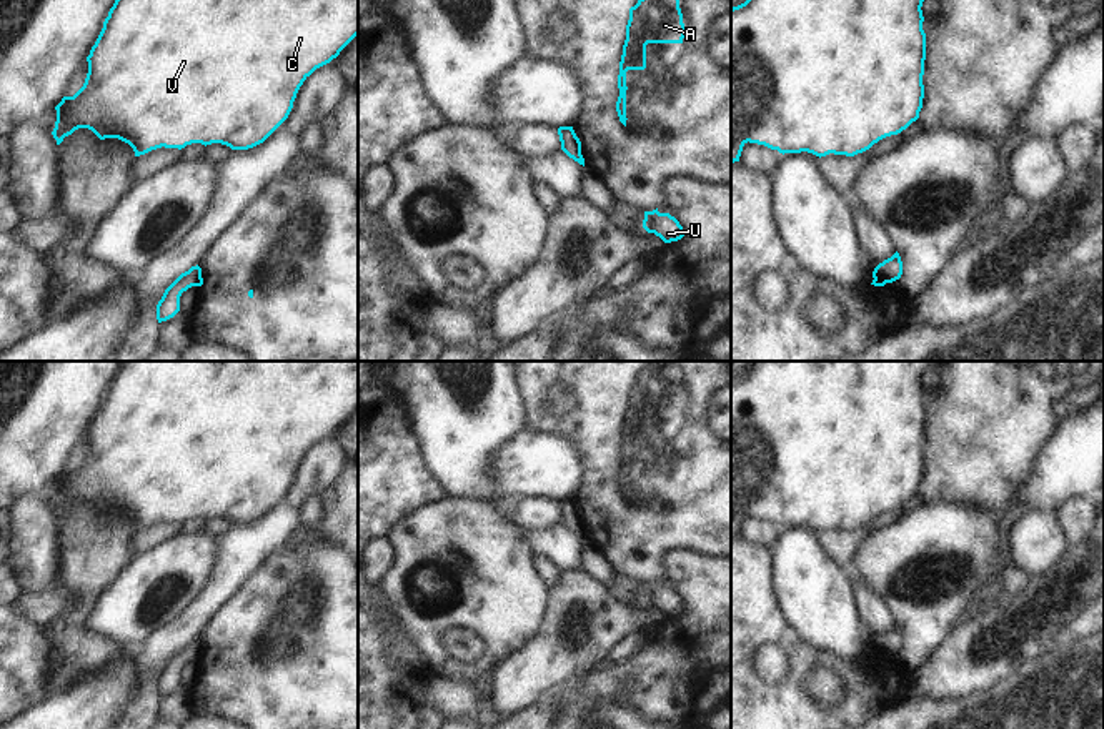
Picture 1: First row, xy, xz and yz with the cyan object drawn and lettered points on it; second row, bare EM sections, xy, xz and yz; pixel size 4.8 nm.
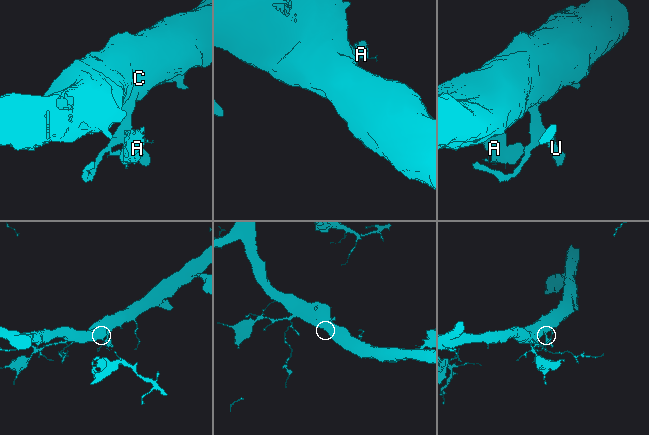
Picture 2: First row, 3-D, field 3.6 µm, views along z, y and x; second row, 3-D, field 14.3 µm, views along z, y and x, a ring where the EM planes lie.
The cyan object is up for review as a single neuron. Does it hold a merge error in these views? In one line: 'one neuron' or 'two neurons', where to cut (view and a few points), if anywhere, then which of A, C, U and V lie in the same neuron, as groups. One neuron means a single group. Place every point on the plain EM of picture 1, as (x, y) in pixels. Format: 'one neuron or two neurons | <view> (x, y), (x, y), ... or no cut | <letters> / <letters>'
two neurons | yz (875, 649), (883, 658) | A / C U V

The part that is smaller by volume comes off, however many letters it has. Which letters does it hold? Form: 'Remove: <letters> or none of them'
Remove: A

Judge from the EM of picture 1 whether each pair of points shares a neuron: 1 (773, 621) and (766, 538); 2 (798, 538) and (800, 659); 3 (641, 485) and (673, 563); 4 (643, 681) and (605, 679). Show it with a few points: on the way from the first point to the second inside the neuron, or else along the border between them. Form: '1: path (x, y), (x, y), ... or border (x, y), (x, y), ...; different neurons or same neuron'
1: border (748, 538), (770, 550); different neurons
2: border (778, 600), (783, 614), (806, 638), (835, 651); different neurons
3: border (706, 556), (670, 550), (658, 570); different neurons
4: path (633, 681), (615, 681); same neuron

